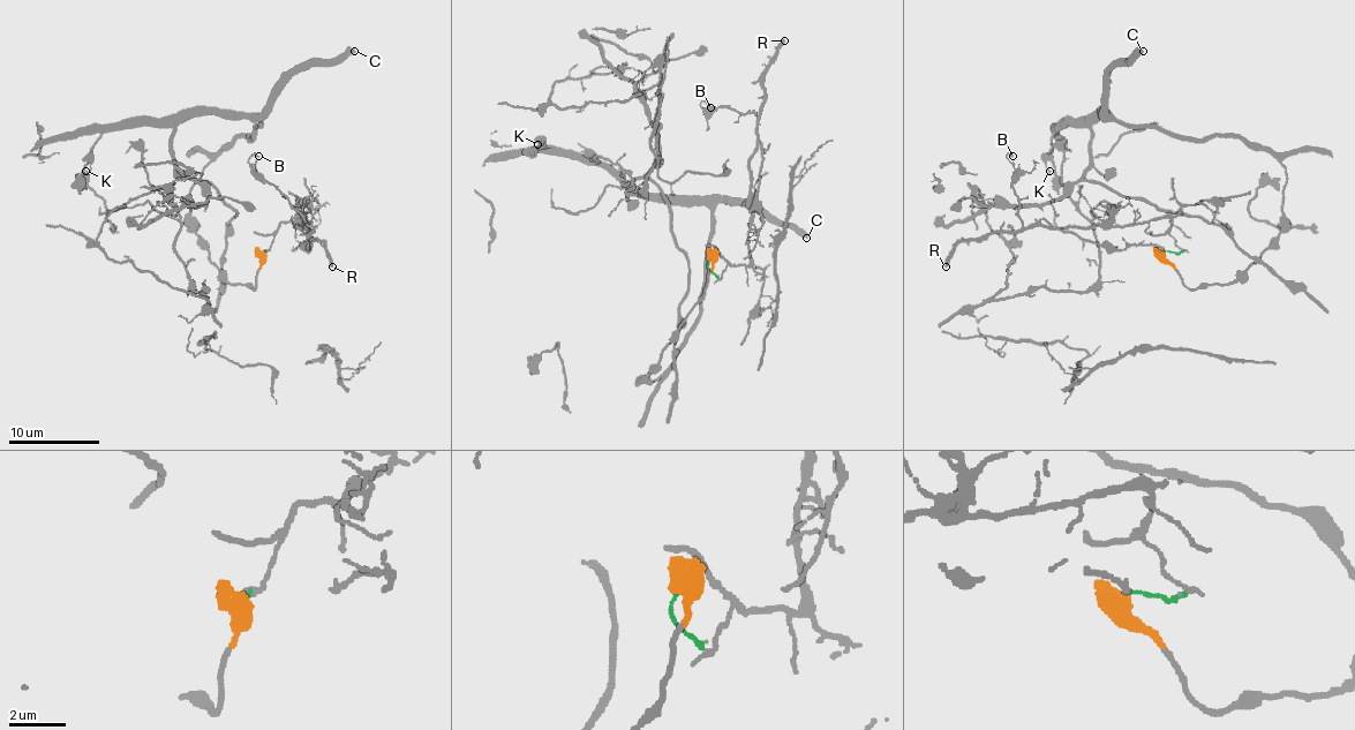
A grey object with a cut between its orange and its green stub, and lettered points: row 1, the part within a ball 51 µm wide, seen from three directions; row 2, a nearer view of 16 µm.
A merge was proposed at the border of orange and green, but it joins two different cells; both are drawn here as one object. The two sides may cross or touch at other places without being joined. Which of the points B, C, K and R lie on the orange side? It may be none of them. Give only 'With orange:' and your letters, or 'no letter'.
With orange: C, K

